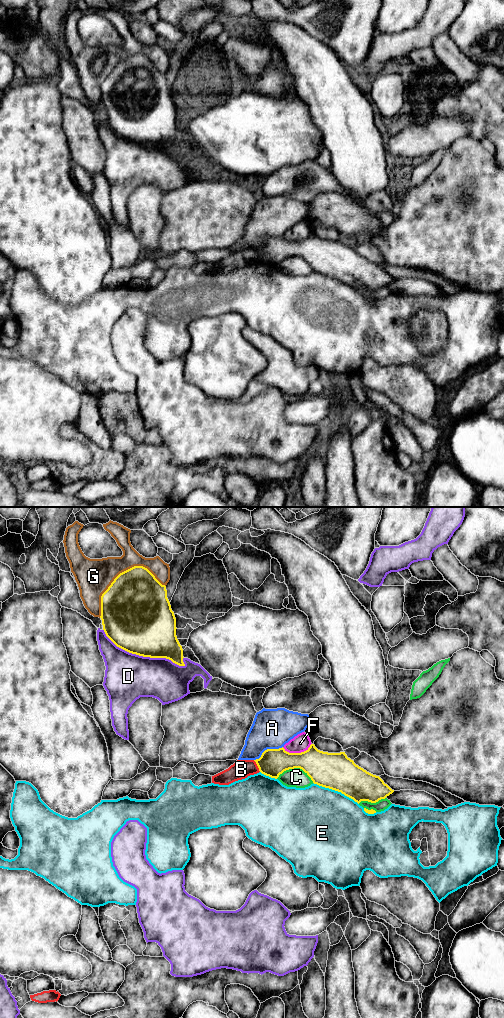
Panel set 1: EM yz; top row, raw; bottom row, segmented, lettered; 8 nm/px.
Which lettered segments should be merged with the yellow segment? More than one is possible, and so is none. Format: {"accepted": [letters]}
{"accepted": []}

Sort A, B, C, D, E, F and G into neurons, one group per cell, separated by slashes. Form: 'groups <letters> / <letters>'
groups A / B / C / D / E / F / G

